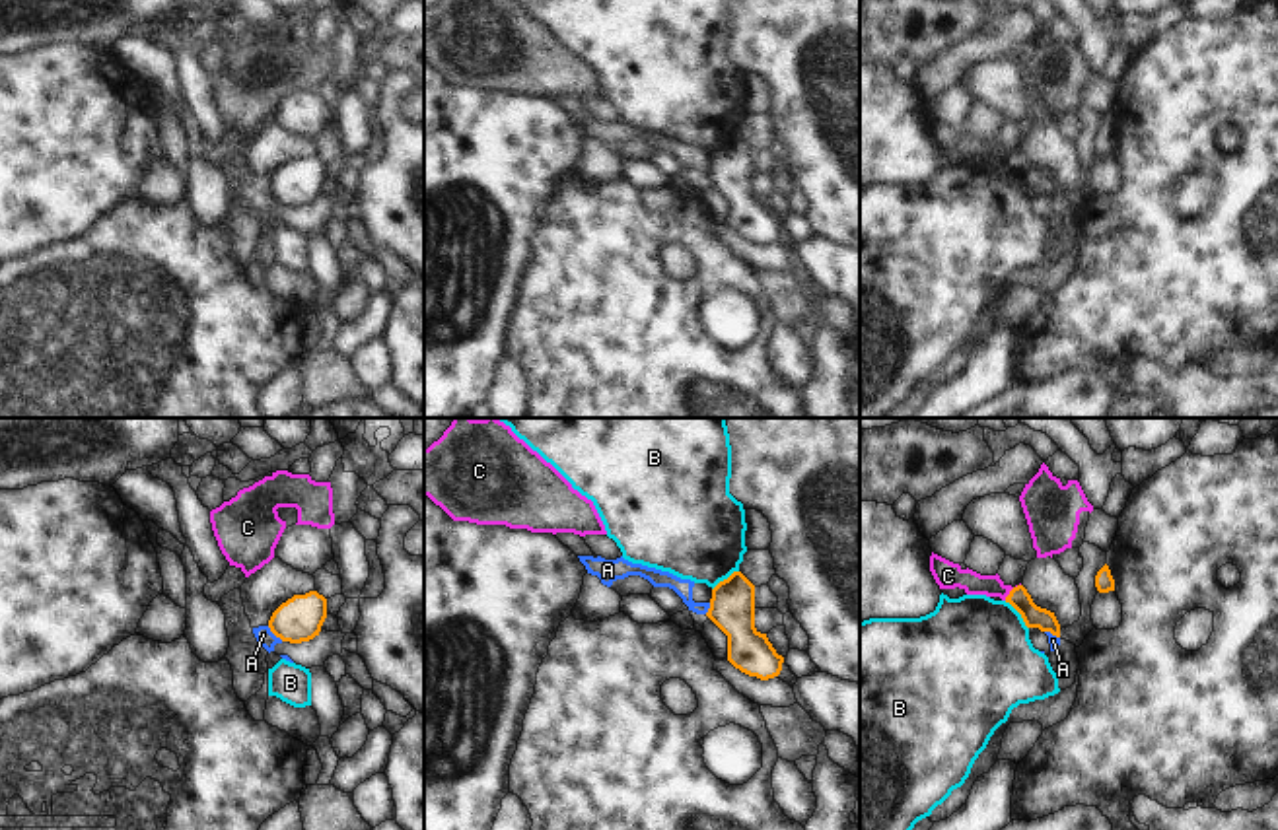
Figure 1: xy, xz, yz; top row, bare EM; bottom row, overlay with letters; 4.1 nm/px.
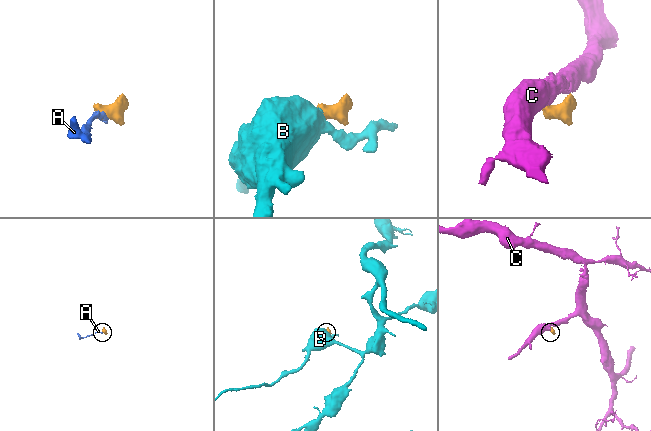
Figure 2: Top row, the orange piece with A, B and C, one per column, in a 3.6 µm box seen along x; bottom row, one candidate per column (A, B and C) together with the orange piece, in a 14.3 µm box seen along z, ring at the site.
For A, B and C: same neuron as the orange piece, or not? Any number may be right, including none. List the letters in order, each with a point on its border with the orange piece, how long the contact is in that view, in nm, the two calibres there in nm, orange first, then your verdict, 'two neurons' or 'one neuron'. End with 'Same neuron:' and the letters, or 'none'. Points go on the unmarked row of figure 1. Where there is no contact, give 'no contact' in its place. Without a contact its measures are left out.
A: xy (275, 199) | 90 nm | 190/70 nm | two neurons
B: yz (1020, 177) | 160 nm | 90/460 nm | two neurons
C: yz (1010, 156) | 100 nm | 90/100 nm | two neurons
Same neuron: none

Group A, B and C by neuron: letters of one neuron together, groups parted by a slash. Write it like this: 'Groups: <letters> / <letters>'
Groups: A / B / C

